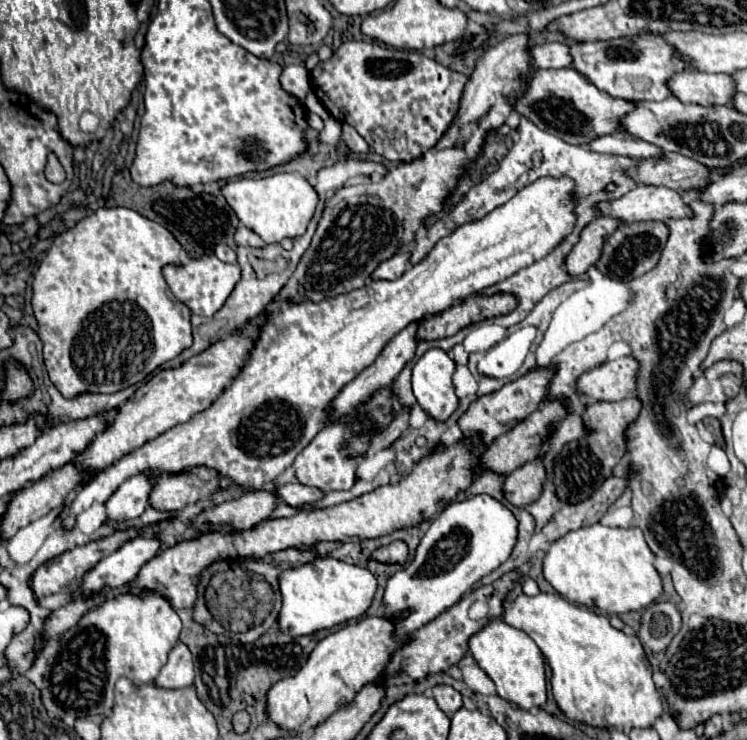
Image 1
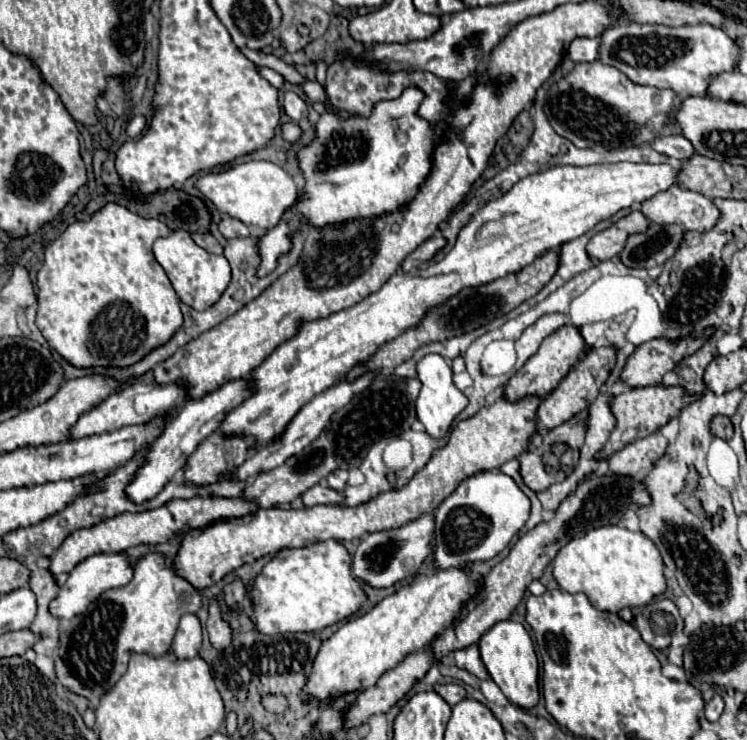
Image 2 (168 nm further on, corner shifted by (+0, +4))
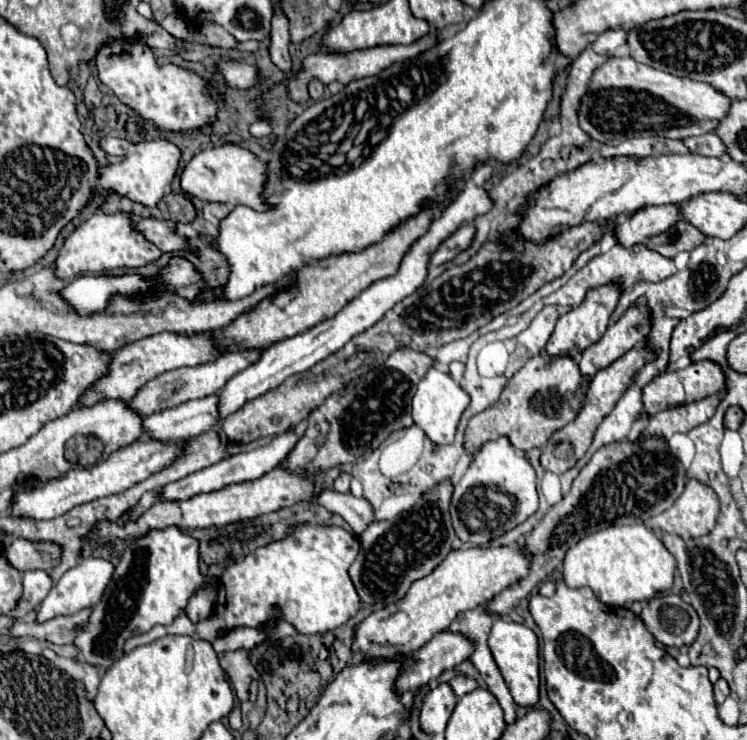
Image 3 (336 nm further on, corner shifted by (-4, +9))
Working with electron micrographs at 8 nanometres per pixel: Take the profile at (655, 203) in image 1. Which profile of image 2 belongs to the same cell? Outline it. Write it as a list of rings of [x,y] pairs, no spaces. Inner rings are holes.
[[[675,186],[667,194],[657,194],[651,202],[643,202],[641,212],[657,224],[679,224],[683,230],[709,232],[717,224],[721,212],[711,198]]]

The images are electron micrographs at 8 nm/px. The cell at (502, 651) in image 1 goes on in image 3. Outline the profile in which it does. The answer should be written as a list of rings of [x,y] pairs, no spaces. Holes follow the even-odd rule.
[[[497,619],[489,633],[489,649],[515,703],[521,707],[533,707],[539,701],[539,641],[537,641],[537,635],[523,623]]]

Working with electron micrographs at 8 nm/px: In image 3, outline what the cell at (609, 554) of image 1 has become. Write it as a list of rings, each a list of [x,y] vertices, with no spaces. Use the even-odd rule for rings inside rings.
[[[611,525],[577,545],[563,559],[563,579],[569,587],[591,587],[601,603],[631,609],[635,601],[653,599],[657,593],[673,587],[675,557],[665,549],[661,539],[645,525]]]

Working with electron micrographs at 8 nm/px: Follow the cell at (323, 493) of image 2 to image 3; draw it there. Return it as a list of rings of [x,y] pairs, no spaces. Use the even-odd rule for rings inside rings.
[[[323,489],[317,497],[319,505],[329,509],[331,513],[341,515],[357,535],[363,533],[363,529],[373,521],[373,509],[367,499],[359,499],[351,493],[339,493],[335,489]]]

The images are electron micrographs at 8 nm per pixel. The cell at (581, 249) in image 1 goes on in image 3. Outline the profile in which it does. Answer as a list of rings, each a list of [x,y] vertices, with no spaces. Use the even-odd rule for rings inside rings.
[[[679,205],[643,207],[615,225],[615,237],[623,247],[645,243],[645,239],[663,233],[677,219],[679,219]]]

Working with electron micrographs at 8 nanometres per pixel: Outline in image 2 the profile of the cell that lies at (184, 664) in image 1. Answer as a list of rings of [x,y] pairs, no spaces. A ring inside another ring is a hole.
[[[185,614],[179,622],[175,640],[171,644],[179,658],[193,658],[201,648],[201,620],[195,614]]]

